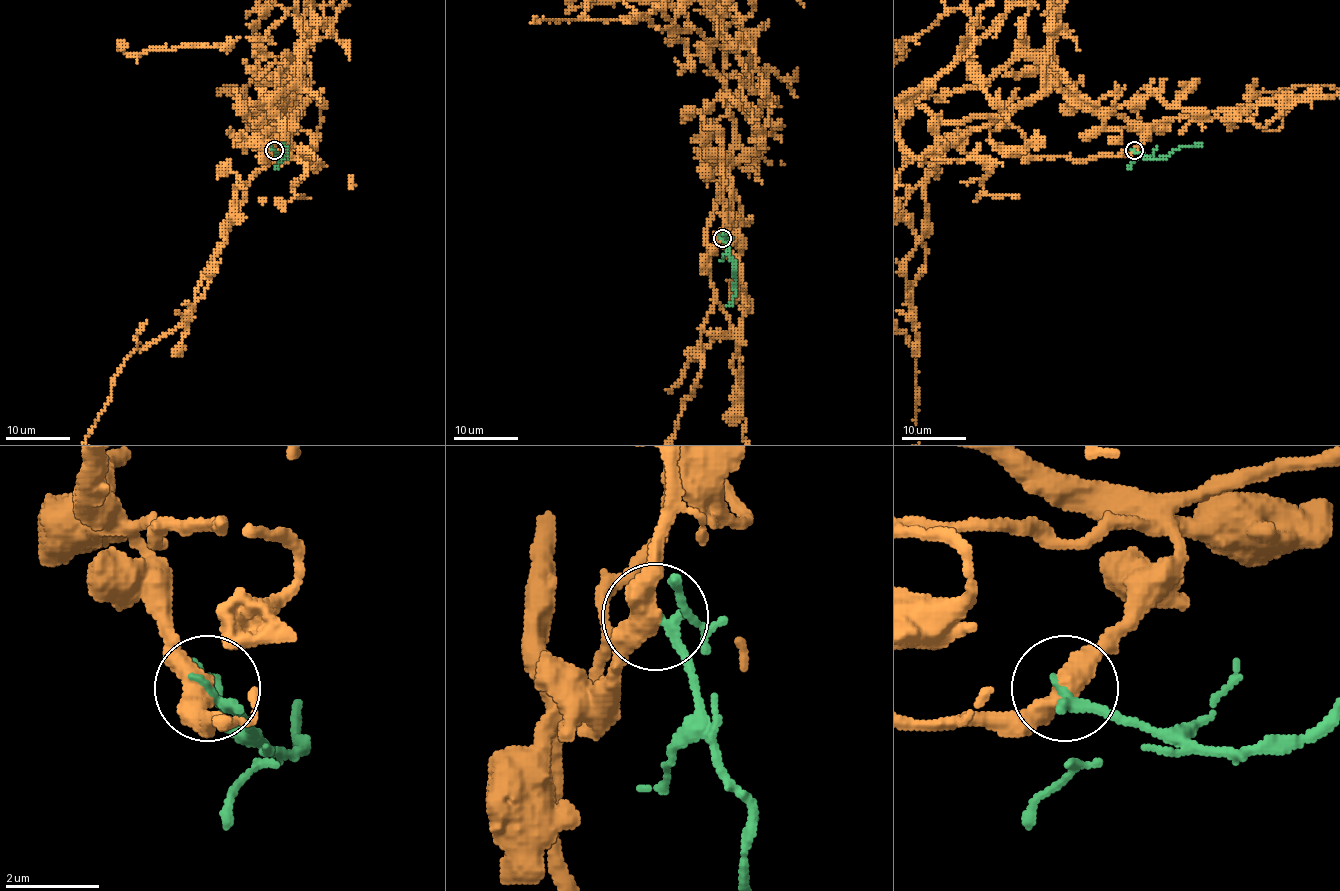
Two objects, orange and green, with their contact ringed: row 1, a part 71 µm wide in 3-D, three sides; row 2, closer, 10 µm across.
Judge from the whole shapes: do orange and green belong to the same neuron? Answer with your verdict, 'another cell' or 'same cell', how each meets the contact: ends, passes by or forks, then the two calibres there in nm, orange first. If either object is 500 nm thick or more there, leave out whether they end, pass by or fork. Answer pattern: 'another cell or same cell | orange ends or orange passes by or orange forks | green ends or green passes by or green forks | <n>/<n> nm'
another cell | orange passes by | green ends | 460/240 nm

